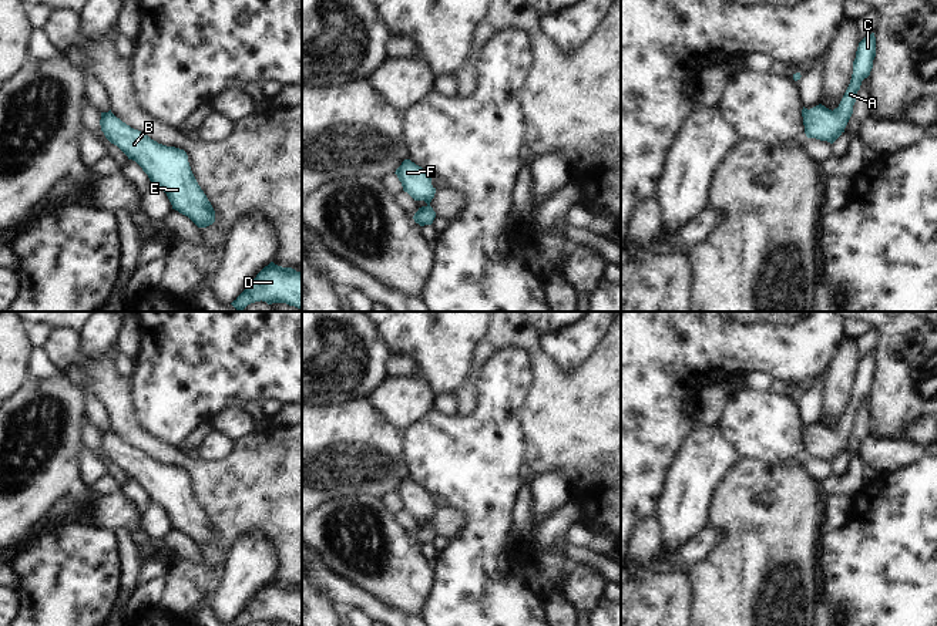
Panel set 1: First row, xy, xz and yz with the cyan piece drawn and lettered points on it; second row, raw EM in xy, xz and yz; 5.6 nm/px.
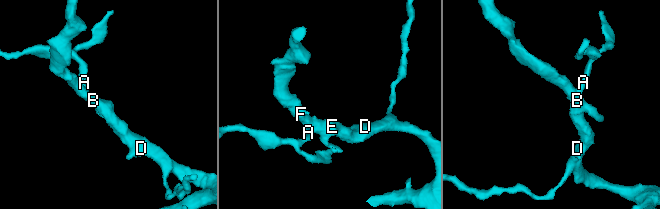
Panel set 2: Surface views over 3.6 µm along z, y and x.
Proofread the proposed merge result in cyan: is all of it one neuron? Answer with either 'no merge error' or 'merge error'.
no merge error

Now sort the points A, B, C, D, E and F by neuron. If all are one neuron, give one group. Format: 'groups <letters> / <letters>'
groups A B C D E F

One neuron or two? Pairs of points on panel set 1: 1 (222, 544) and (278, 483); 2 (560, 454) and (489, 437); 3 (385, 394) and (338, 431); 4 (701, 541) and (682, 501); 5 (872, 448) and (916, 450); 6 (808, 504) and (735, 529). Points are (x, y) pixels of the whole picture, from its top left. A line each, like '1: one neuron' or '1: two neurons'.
1: one neuron
2: two neurons
3: two neurons
4: two neurons
5: one neuron
6: one neuron

